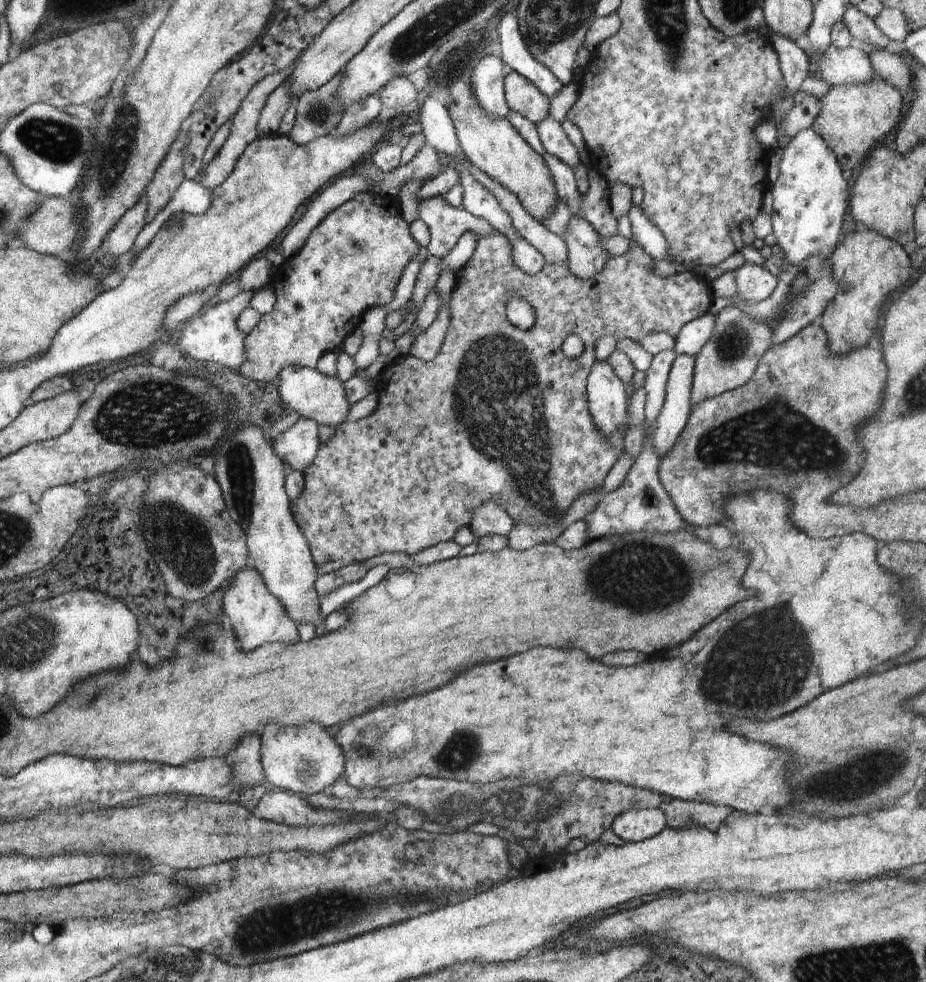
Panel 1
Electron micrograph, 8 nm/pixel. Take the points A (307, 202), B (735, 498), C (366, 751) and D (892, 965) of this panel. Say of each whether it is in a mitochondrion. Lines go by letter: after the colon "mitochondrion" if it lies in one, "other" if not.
A: other
B: other
C: other
D: mitochondrion

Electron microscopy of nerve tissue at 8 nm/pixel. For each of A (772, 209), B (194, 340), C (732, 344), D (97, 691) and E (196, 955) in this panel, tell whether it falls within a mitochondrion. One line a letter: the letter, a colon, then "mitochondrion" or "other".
A: other
B: other
C: mitochondrion
D: mitochondrion
E: other

